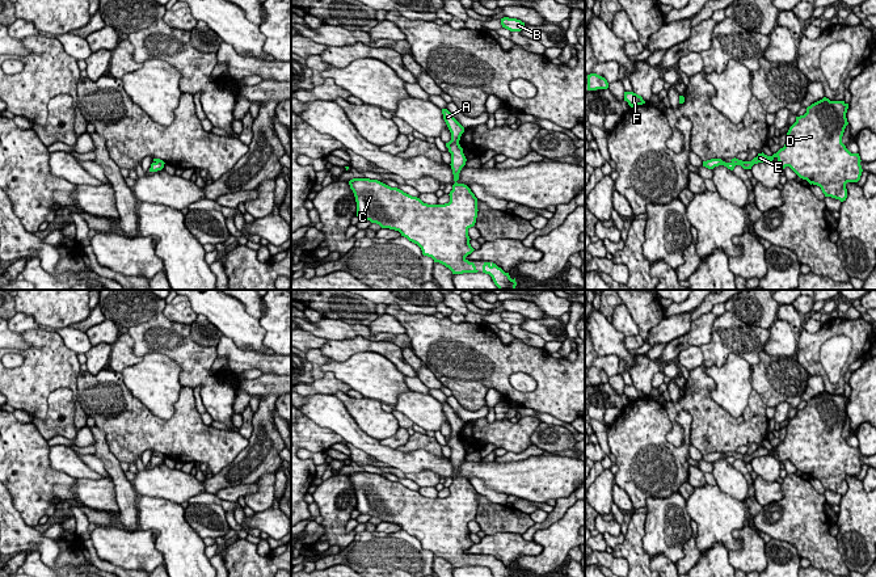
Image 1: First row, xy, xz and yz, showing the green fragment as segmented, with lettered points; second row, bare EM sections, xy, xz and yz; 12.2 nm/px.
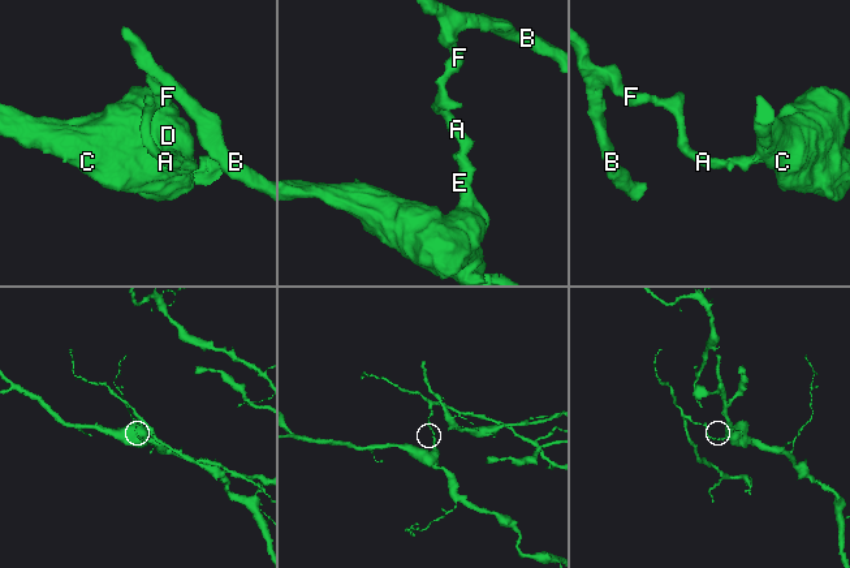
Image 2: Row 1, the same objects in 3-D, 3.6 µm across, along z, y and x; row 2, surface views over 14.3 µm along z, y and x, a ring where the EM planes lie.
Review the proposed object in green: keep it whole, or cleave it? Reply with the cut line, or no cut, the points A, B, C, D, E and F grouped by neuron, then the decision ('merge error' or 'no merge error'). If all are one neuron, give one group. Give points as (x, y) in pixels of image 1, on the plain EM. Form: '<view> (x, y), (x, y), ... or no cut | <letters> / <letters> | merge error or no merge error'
xz (458, 436), (449, 442) | A B F / C D E | merge error

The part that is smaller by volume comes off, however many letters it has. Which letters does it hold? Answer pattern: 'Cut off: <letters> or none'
Cut off: A, B, F

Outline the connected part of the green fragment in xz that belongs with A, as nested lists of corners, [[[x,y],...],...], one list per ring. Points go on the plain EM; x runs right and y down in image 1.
[[[442,403],[443,413],[451,426],[451,434],[446,437],[446,441],[450,442],[454,437],[459,437],[464,421],[454,412],[454,409],[447,404]]]

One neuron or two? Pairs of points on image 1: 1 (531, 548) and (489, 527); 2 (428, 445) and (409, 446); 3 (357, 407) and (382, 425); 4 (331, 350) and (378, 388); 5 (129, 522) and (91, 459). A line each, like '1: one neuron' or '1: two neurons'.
1: two neurons
2: one neuron
3: one neuron
4: two neurons
5: two neurons

